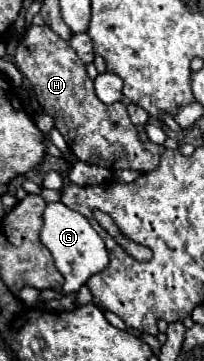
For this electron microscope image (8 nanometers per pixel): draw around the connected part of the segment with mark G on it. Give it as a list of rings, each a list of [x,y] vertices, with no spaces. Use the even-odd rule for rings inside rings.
[[[61,201],[47,203],[47,207],[43,211],[43,221],[45,223],[41,229],[41,243],[51,251],[57,269],[65,277],[63,295],[71,293],[71,289],[79,291],[79,279],[81,279],[81,287],[83,287],[89,277],[101,273],[109,265],[109,253],[107,253],[103,239],[99,237],[99,233],[91,227],[91,223],[81,213],[65,207]],[[67,277],[73,277],[73,281],[69,281]]]

